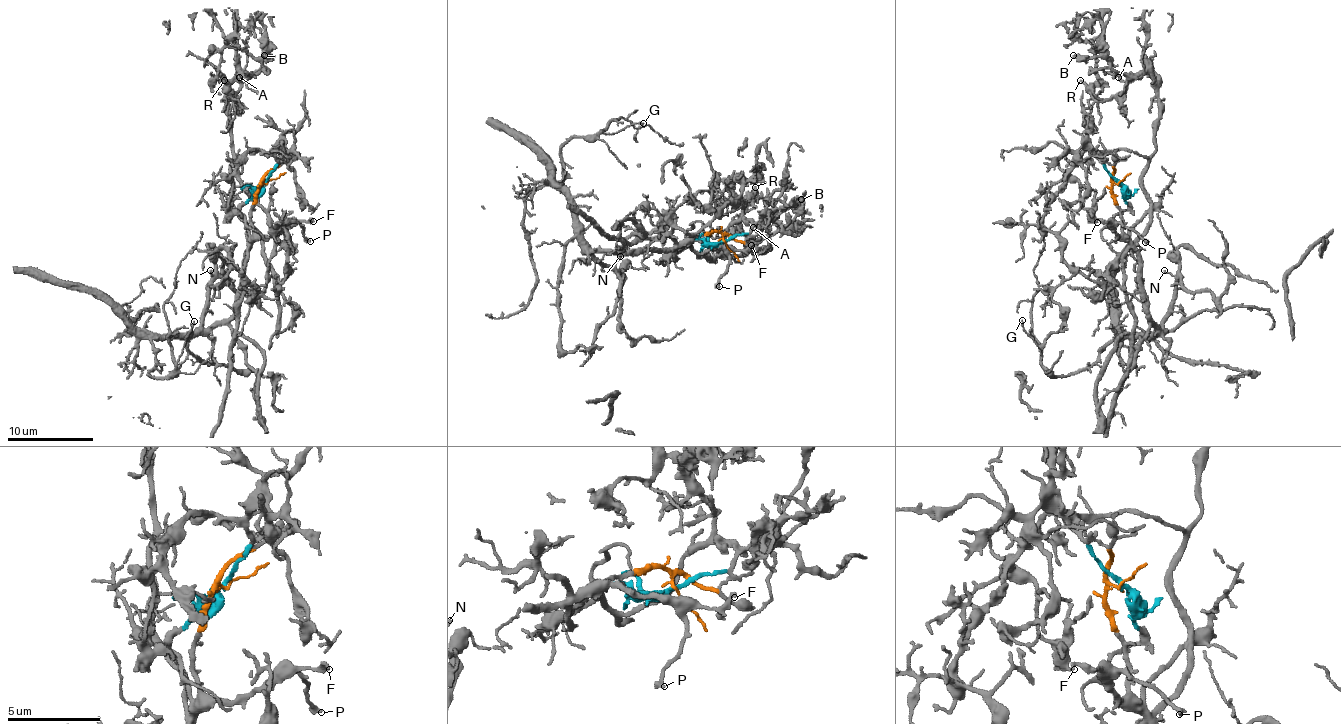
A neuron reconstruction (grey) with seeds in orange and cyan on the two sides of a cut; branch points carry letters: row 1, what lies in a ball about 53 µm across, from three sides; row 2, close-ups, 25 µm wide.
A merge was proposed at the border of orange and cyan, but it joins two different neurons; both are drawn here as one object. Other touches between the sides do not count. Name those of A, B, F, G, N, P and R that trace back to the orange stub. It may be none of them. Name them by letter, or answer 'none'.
F, G, N, P

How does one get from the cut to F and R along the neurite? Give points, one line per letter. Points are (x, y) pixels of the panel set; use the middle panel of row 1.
F: (722, 241), (719, 232), (690, 237), (739, 250), (752, 246)
R: (722, 241), (750, 223), (733, 221), (697, 258), (734, 257), (744, 248), (741, 216), (755, 186)

